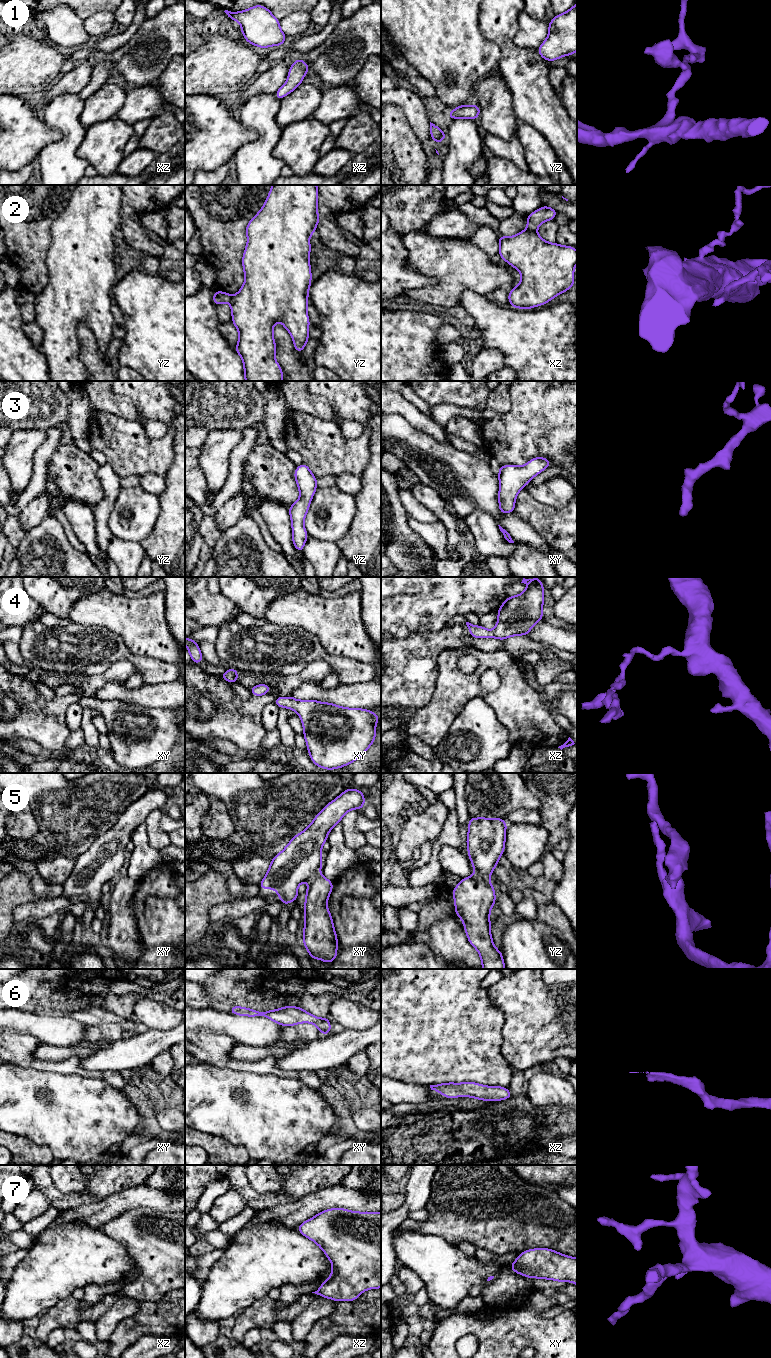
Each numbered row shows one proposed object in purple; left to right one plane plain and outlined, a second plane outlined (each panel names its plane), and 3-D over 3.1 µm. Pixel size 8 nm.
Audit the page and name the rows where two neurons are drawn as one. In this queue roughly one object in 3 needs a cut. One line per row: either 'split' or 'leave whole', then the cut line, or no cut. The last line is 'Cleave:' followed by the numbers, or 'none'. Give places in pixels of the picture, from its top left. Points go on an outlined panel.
1: leave whole; no cut
2: split; cut in xz along (527, 229), (535, 231)
3: leave whole; no cut
4: leave whole; no cut
5: split; cut in yz along (475, 873), (487, 878)
6: leave whole; no cut
7: leave whole; no cut
Cleave: 2, 5

